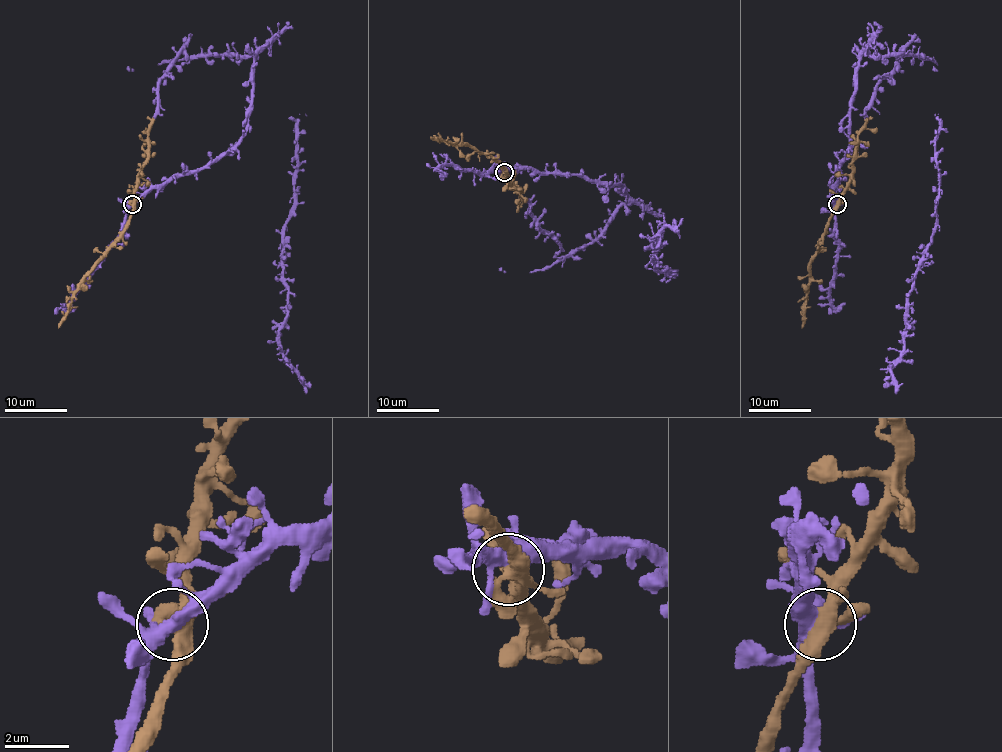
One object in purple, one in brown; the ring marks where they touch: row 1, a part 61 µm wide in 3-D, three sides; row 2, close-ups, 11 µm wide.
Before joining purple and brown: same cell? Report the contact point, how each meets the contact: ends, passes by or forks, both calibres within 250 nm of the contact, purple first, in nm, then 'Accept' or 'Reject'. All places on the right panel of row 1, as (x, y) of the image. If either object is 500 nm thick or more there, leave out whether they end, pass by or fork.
Place: (837, 204). At the ring purple forks. At the ring brown forks. Thickness 380 nm (purple) against 400 nm. Accept

